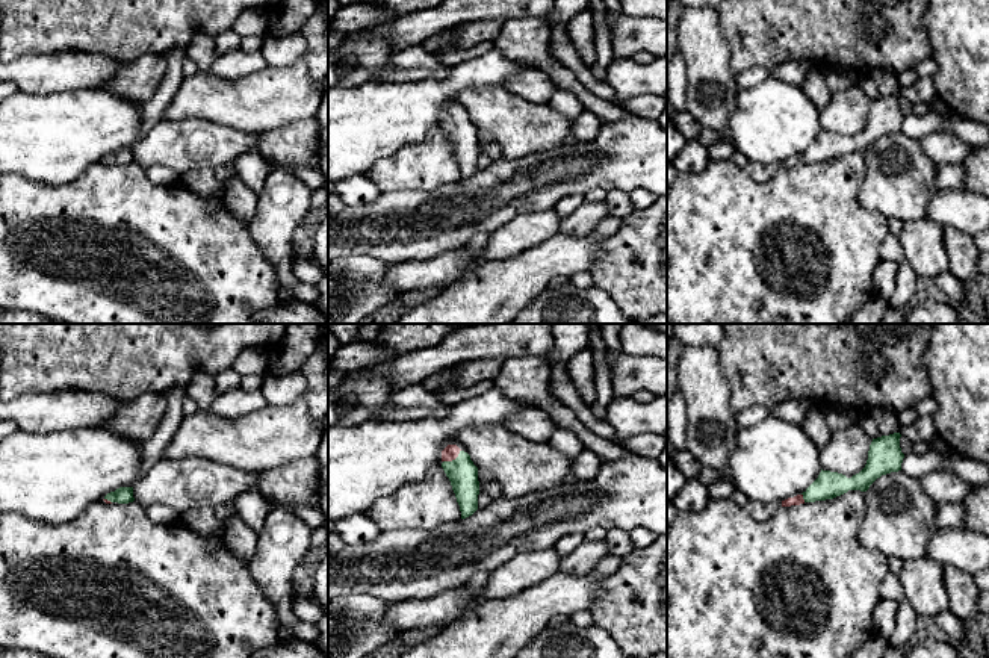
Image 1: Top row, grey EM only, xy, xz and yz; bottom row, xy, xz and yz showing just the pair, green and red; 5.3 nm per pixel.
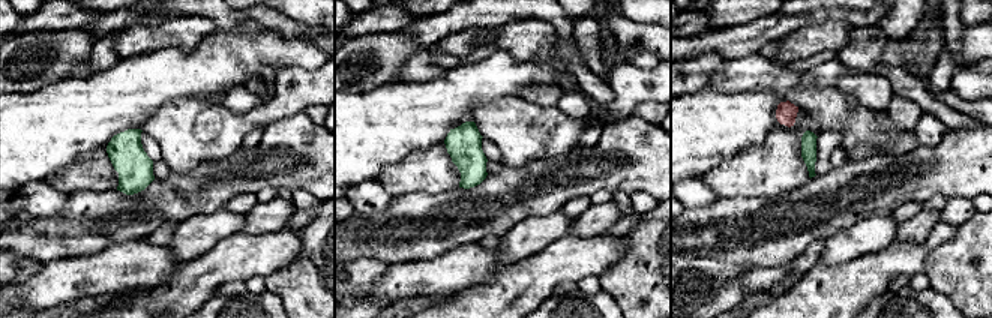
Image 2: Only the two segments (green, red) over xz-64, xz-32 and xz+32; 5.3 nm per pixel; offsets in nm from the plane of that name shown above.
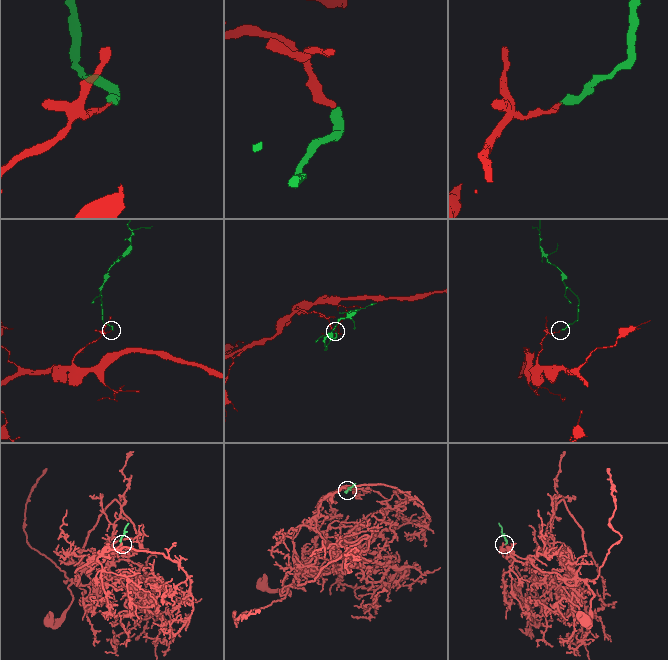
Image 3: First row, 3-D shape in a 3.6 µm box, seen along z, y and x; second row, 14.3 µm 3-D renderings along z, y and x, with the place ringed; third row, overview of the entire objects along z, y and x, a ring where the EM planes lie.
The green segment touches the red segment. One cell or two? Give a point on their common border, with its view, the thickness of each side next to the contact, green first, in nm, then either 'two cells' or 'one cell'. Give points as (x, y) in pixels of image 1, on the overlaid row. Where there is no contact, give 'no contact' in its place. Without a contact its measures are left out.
xz (452, 460) | 160/80 nm | one cell

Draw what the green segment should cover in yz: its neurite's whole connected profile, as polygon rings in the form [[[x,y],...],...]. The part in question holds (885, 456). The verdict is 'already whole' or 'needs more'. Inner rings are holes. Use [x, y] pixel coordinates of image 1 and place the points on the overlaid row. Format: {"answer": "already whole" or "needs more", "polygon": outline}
{"answer": "needs more", "polygon": [[[894,433],[873,439],[865,467],[851,478],[821,469],[818,478],[801,495],[782,501],[782,507],[833,499],[848,490],[867,492],[882,475],[901,470],[904,454],[900,448],[900,437],[900,433]]]}

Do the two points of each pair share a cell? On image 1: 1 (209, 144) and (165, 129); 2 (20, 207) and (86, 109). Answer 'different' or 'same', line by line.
1: same
2: different

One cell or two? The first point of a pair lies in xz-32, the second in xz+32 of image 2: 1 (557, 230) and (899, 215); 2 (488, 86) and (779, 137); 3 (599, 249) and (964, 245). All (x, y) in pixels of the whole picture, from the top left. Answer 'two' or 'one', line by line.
1: two
2: two
3: two

